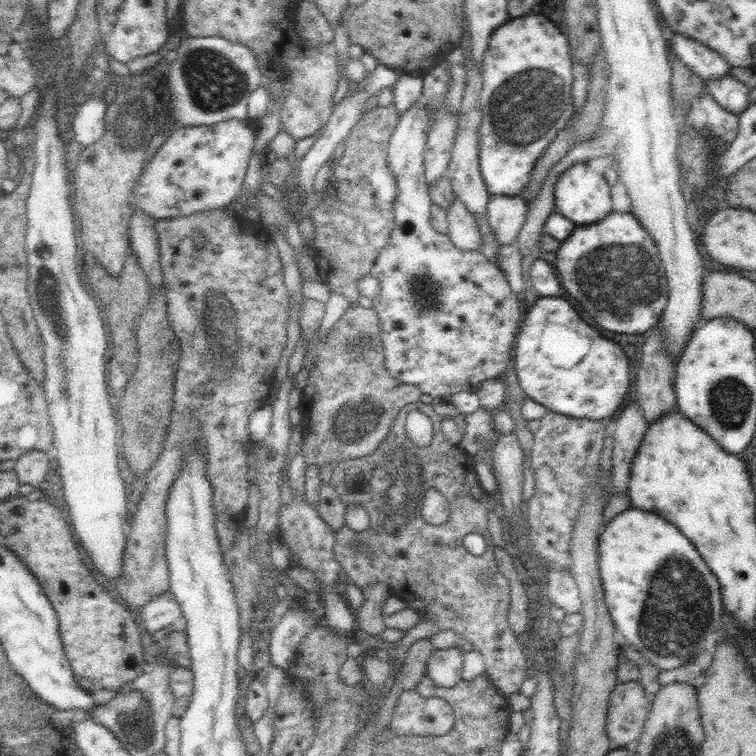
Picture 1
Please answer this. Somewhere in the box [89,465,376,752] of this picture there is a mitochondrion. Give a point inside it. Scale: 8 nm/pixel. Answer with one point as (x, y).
(136, 722)

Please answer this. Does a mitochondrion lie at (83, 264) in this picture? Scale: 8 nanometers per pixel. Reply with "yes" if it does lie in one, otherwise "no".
no

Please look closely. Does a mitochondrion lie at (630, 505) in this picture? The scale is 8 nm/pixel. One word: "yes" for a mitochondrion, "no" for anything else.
no

